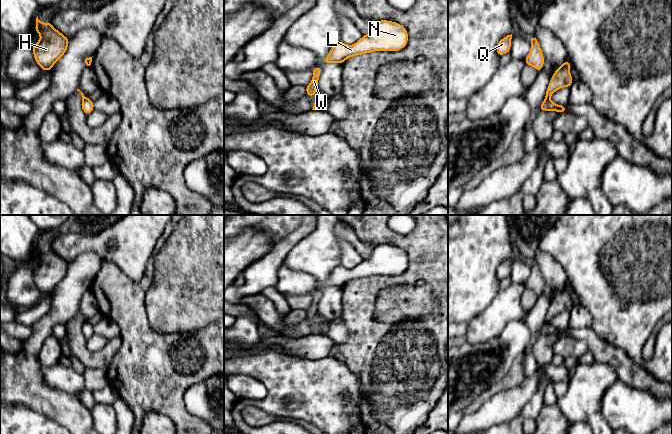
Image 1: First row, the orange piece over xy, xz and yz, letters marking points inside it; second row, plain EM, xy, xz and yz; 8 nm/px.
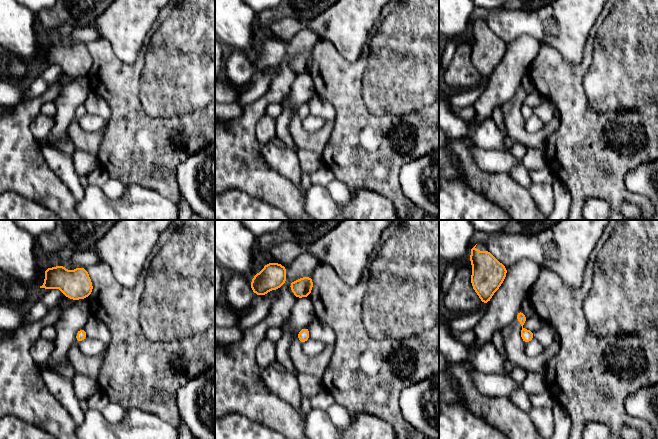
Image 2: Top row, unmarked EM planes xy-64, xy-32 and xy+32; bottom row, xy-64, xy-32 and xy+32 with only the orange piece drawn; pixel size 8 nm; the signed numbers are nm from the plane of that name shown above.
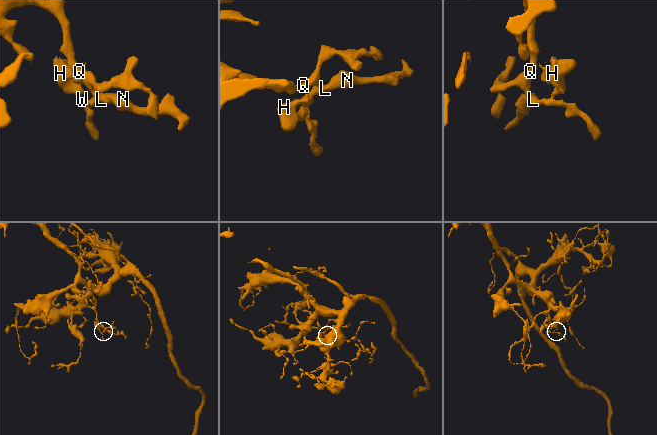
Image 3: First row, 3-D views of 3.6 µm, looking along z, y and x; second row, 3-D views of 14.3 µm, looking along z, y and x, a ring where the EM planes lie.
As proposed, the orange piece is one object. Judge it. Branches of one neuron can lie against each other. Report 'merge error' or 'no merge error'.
merge error

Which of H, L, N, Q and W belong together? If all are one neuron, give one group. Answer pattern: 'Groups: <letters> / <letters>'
Groups: H / L N Q W

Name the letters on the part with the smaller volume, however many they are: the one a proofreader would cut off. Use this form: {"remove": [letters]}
{"remove": ["H"]}

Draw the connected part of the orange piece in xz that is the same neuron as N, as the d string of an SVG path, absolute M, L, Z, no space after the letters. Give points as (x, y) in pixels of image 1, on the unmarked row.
M380 244L374 247L367 259L363 259L353 269L346 269L339 264L330 273L323 288L343 288L350 281L375 275L399 275L405 272L407 267L408 256L404 250L393 245Z

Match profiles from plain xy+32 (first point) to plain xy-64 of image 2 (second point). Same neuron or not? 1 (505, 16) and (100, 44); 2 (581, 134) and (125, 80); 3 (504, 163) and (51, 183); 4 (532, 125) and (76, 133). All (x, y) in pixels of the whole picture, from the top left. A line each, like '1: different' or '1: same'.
1: different
2: same
3: different
4: different

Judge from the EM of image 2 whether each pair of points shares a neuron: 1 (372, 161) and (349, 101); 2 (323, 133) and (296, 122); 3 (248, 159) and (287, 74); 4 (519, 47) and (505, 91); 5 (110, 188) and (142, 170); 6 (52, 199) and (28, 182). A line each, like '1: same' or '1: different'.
1: same
2: same
3: same
4: same
5: different
6: same

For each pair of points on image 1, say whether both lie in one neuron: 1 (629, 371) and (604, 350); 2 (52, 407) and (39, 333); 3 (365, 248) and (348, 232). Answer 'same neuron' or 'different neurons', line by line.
1: same neuron
2: same neuron
3: same neuron

